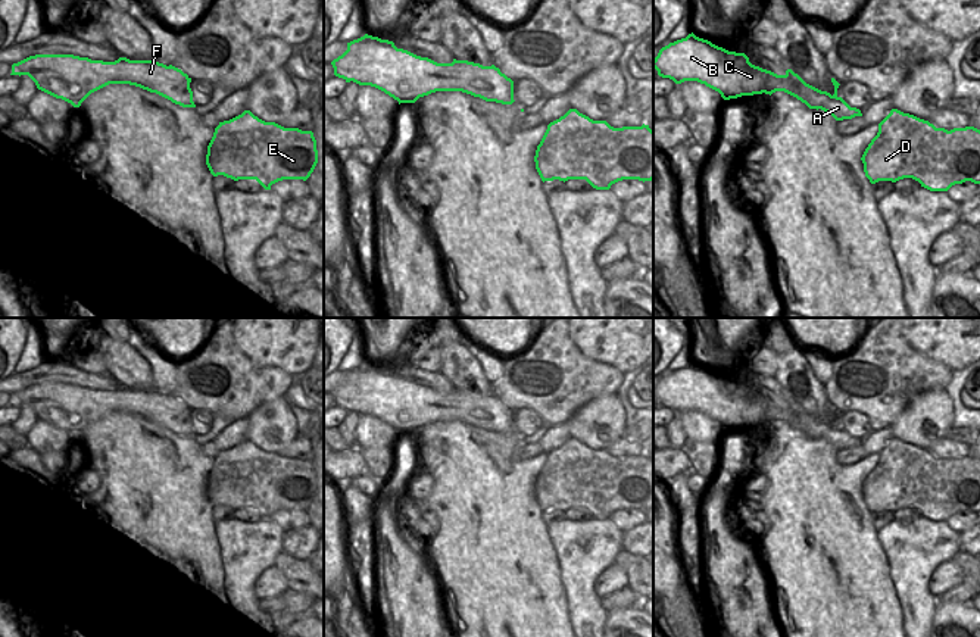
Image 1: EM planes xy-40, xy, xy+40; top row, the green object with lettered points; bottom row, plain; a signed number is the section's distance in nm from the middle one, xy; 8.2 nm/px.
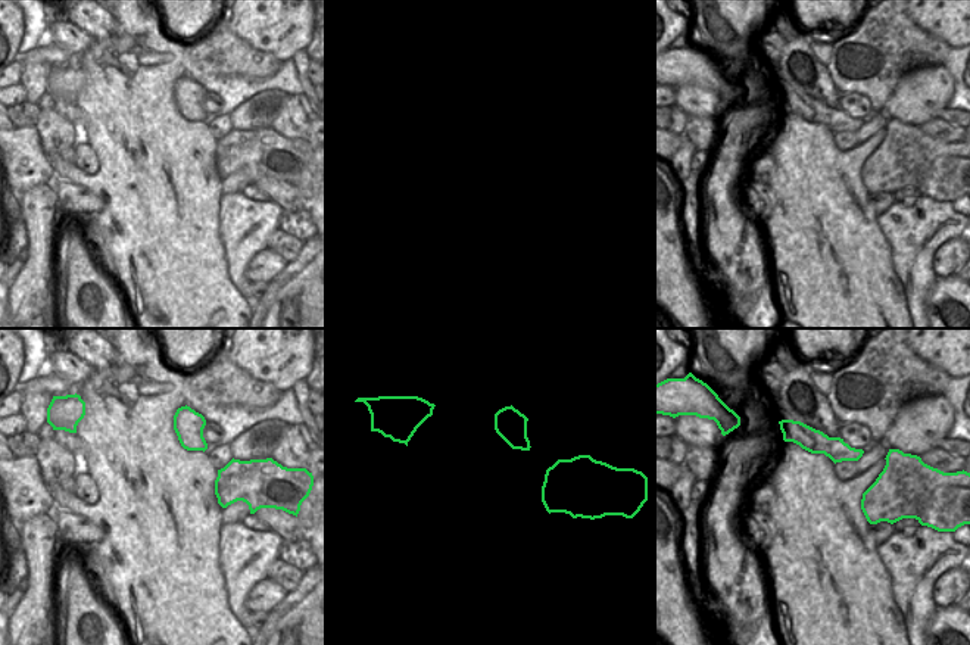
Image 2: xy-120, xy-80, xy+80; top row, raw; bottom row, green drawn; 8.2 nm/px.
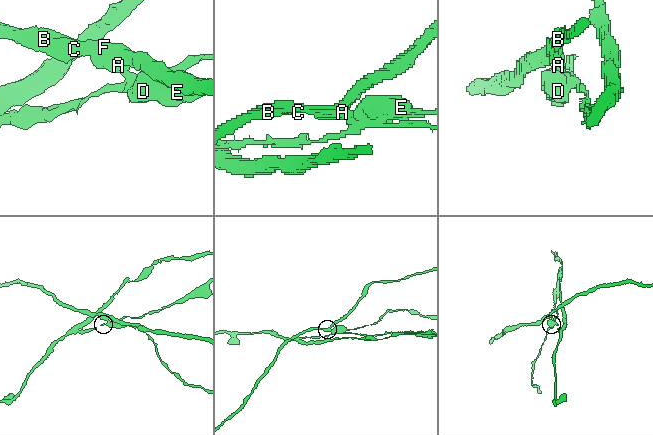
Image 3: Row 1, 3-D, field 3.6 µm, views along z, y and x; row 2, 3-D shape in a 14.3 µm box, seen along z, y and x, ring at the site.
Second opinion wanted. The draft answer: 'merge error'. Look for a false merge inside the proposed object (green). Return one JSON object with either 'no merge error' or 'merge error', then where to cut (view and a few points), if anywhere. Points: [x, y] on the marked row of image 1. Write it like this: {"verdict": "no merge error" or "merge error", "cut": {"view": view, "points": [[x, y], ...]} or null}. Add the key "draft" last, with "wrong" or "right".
{"verdict": "merge error", "cut": {"view": "xy+40", "points": [[805, 83], [799, 86], [795, 96]]}, "draft": "right"}

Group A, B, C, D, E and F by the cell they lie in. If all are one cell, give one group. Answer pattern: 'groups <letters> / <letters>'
groups A D E / B C F

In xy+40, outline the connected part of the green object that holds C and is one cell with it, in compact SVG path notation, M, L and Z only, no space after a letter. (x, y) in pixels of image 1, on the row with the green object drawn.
M693 32L662 47L653 59L662 78L675 84L697 81L718 91L724 100L784 91L796 97L805 81L787 69L784 75L755 66L745 53L728 51Z

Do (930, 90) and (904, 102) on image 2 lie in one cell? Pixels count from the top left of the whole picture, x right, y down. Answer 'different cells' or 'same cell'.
same cell

